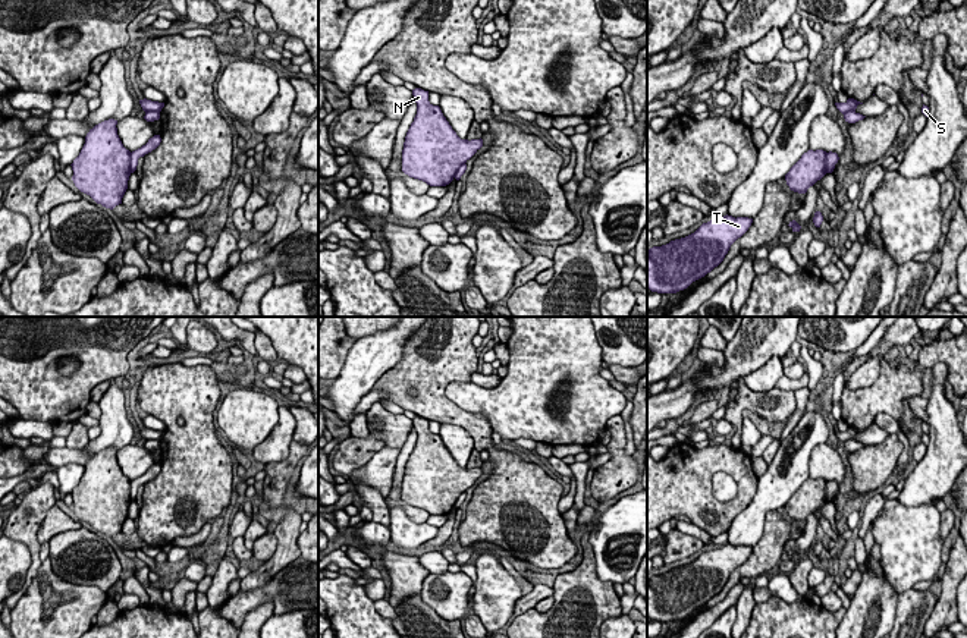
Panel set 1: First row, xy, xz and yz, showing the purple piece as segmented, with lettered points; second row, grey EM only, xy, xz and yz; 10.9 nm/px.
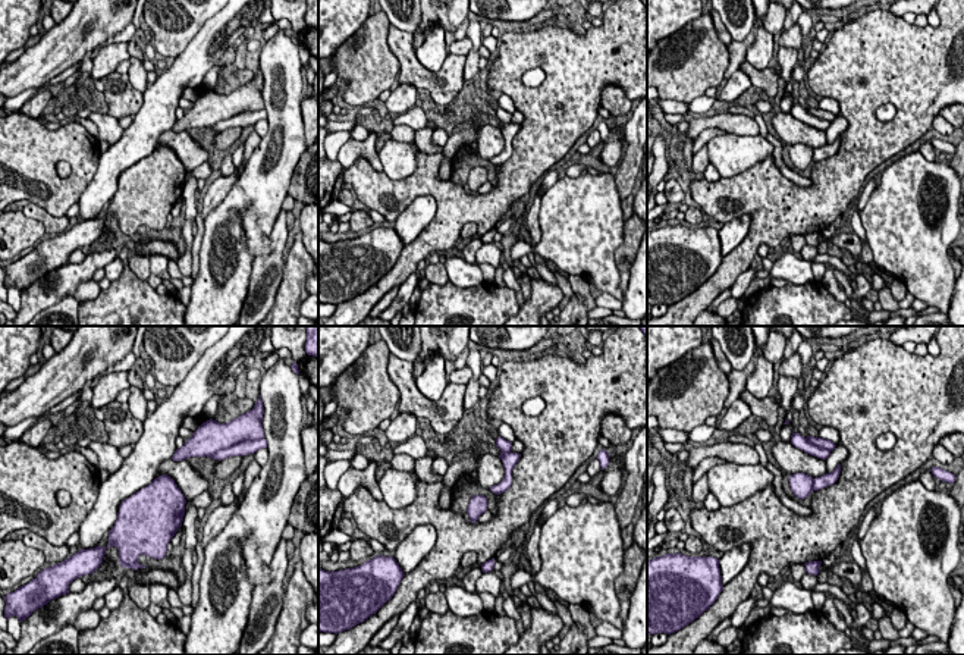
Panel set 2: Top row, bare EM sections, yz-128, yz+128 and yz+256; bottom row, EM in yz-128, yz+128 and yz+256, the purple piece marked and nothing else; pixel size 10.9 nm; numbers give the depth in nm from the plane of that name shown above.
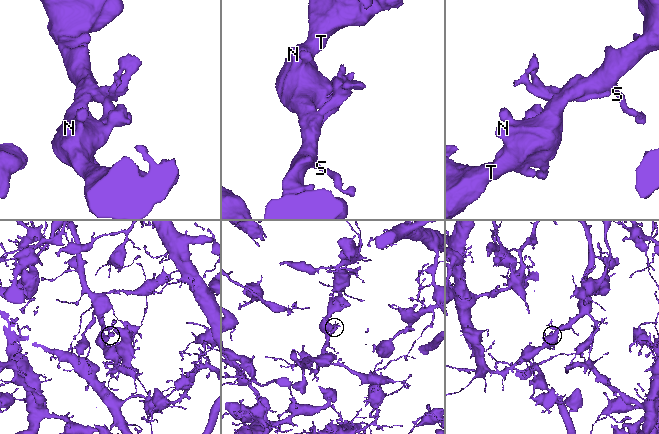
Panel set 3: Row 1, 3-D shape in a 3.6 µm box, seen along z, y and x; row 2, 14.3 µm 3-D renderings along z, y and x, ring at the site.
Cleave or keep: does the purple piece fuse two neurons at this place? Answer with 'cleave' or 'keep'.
keep

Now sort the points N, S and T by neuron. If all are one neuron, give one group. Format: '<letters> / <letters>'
N S T

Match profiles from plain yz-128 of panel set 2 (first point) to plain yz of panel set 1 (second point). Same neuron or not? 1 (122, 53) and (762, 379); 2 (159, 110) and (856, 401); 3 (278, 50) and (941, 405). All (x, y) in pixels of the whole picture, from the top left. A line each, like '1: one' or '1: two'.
1: one
2: two
3: one

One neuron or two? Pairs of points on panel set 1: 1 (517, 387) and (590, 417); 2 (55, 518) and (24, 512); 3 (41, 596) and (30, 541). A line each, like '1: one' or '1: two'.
1: one
2: two
3: two

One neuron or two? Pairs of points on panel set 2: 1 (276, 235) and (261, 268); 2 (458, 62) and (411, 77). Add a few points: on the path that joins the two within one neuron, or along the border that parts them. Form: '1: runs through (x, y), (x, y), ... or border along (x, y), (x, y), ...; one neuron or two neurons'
1: runs through (276, 243), (276, 253), (269, 260); one neuron
2: runs through (451, 77), (442, 88), (433, 81), (426, 80); one neuron

